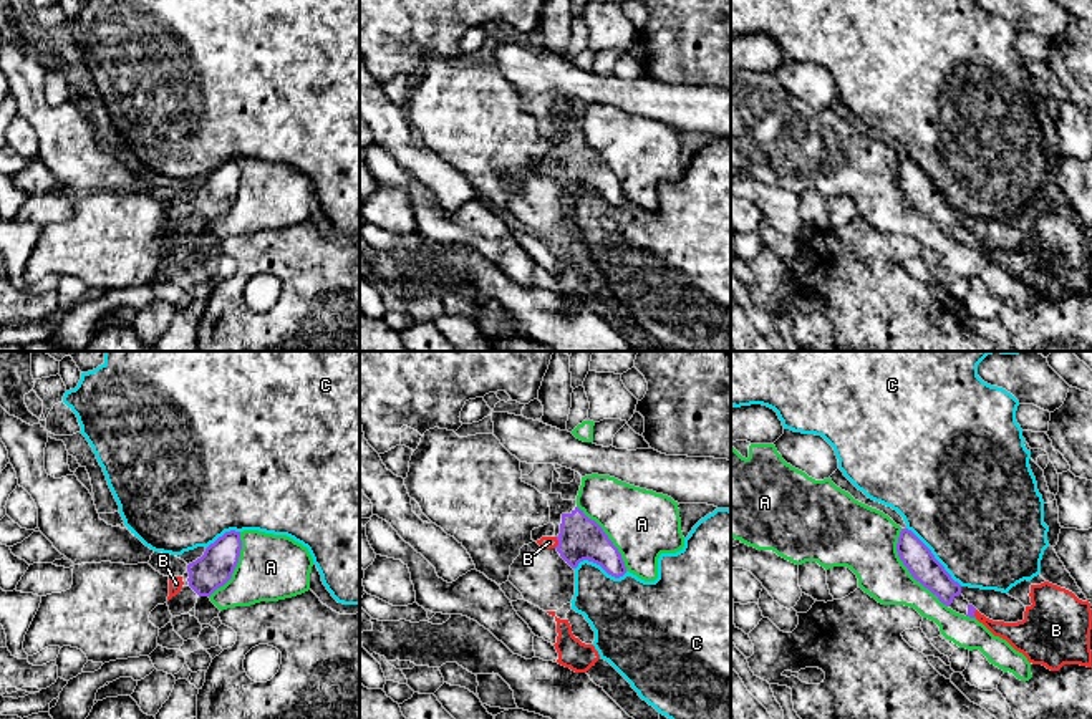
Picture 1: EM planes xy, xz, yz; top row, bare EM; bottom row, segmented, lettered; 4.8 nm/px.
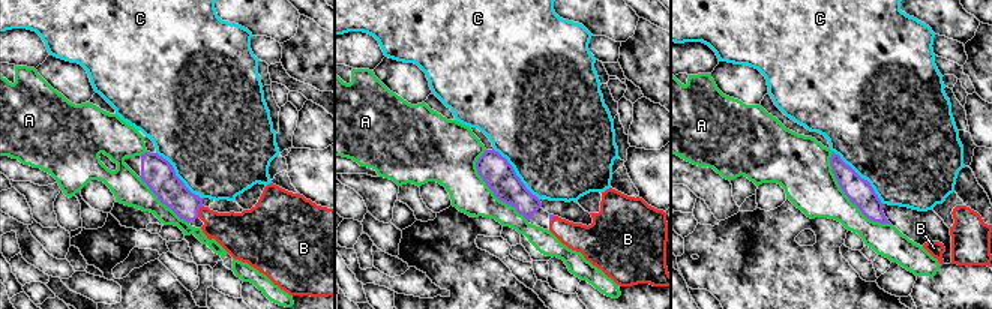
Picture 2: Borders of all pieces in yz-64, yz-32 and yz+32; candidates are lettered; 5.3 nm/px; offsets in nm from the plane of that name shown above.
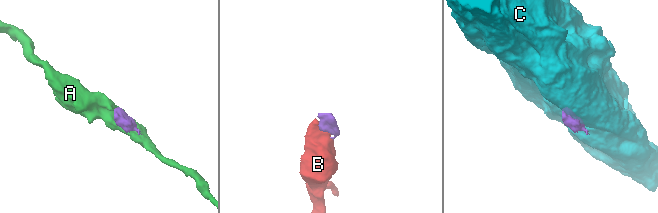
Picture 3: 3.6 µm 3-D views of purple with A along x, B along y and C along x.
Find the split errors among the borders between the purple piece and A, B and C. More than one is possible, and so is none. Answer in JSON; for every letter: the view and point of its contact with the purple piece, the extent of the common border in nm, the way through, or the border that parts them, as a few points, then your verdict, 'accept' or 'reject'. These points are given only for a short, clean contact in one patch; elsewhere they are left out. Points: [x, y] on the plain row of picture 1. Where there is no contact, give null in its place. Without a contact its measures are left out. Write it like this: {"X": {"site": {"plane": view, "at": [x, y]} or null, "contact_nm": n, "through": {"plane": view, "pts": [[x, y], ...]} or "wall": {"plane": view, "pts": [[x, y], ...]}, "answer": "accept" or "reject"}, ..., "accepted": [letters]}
{"A": {"site": {"plane": "yz", "at": [908, 199]}, "contact_nm": 440, "answer": "reject"}, "B": {"site": {"plane": "xz", "at": [559, 171]}, "contact_nm": 60, "through": {"plane": "xz", "pts": [[580, 168], [575, 171], [559, 171], [549, 171]]}, "answer": "accept"}, "C": {"site": {"plane": "yz", "at": [933, 186]}, "contact_nm": 400, "wall": {"plane": "yz", "pts": [[907, 156], [961, 214]]}, "answer": "reject"}, "accepted": ["B"]}

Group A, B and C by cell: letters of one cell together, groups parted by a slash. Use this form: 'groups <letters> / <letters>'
groups A / B / C

